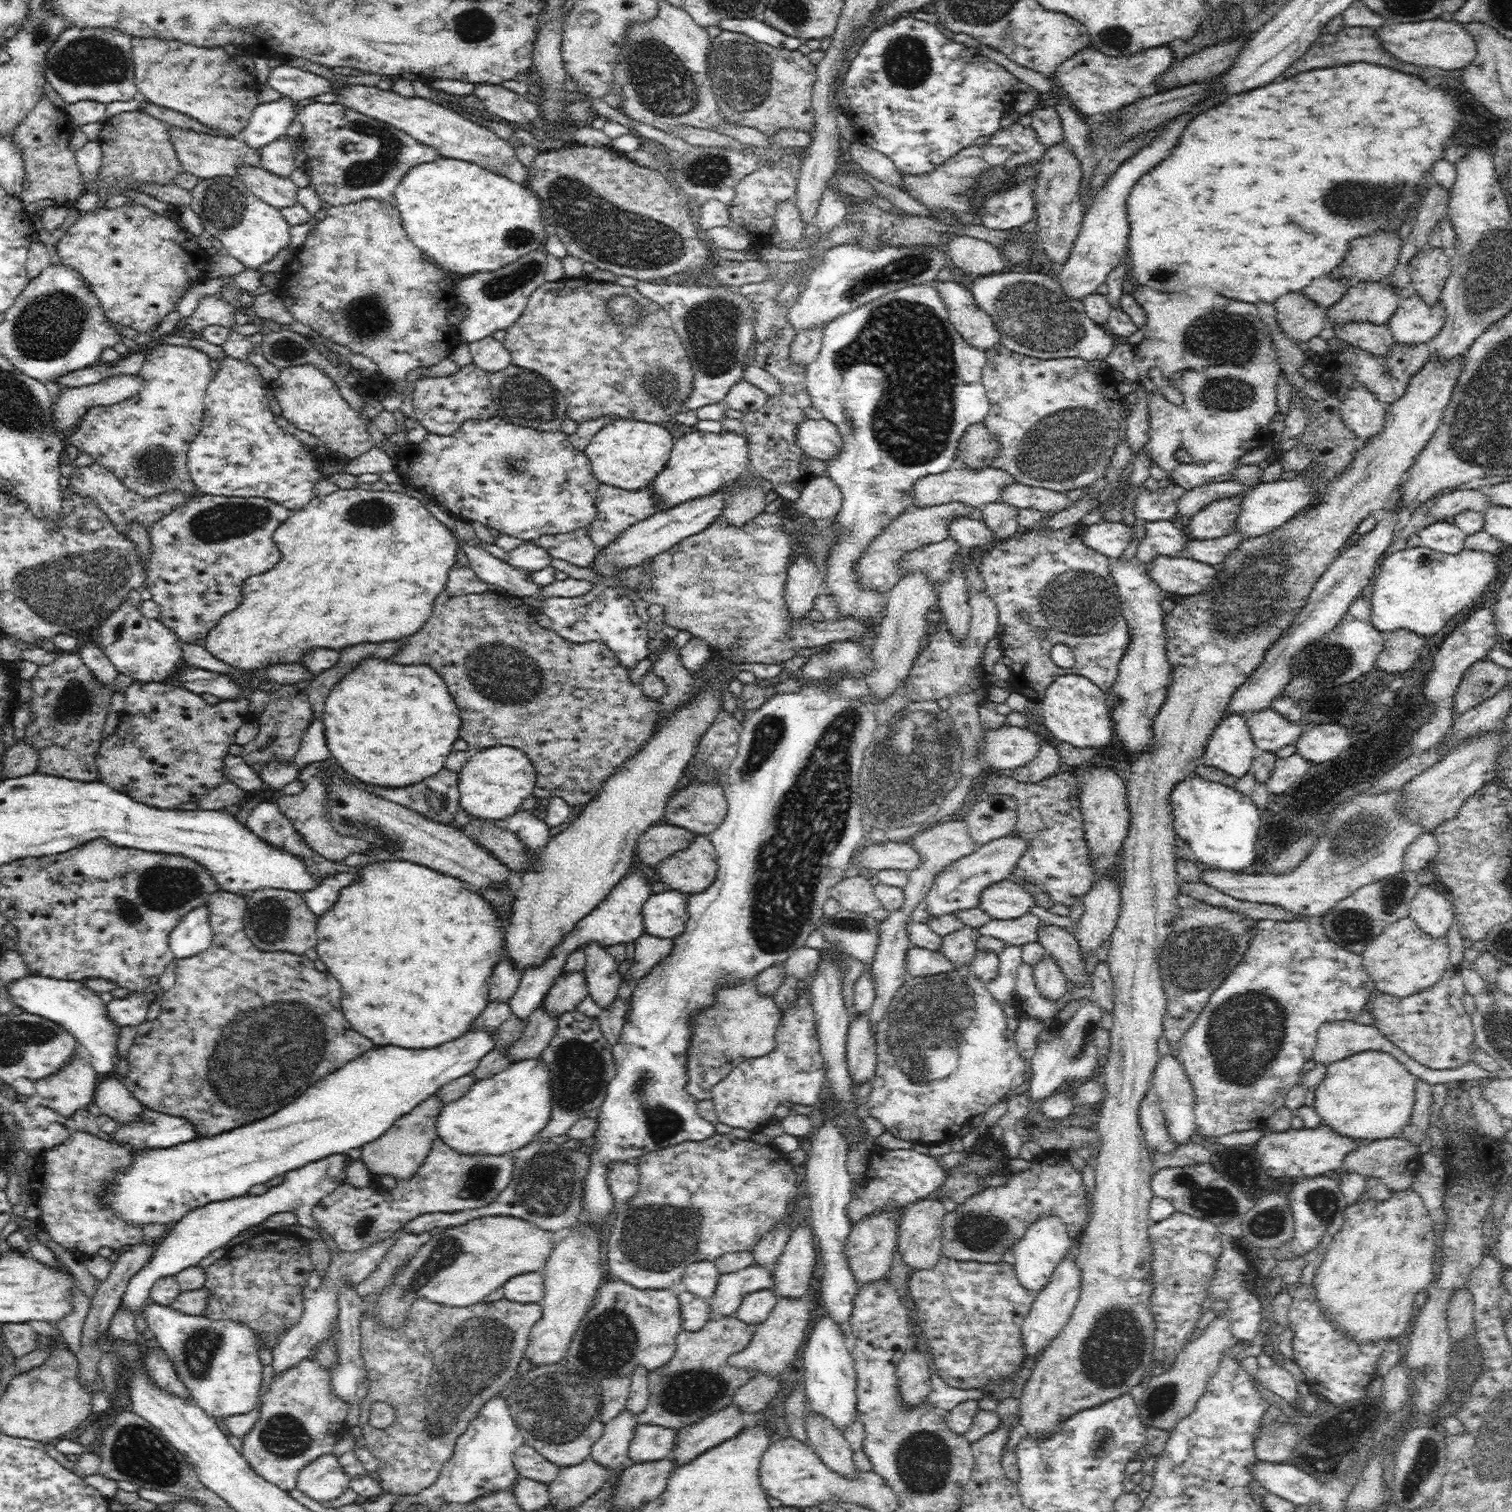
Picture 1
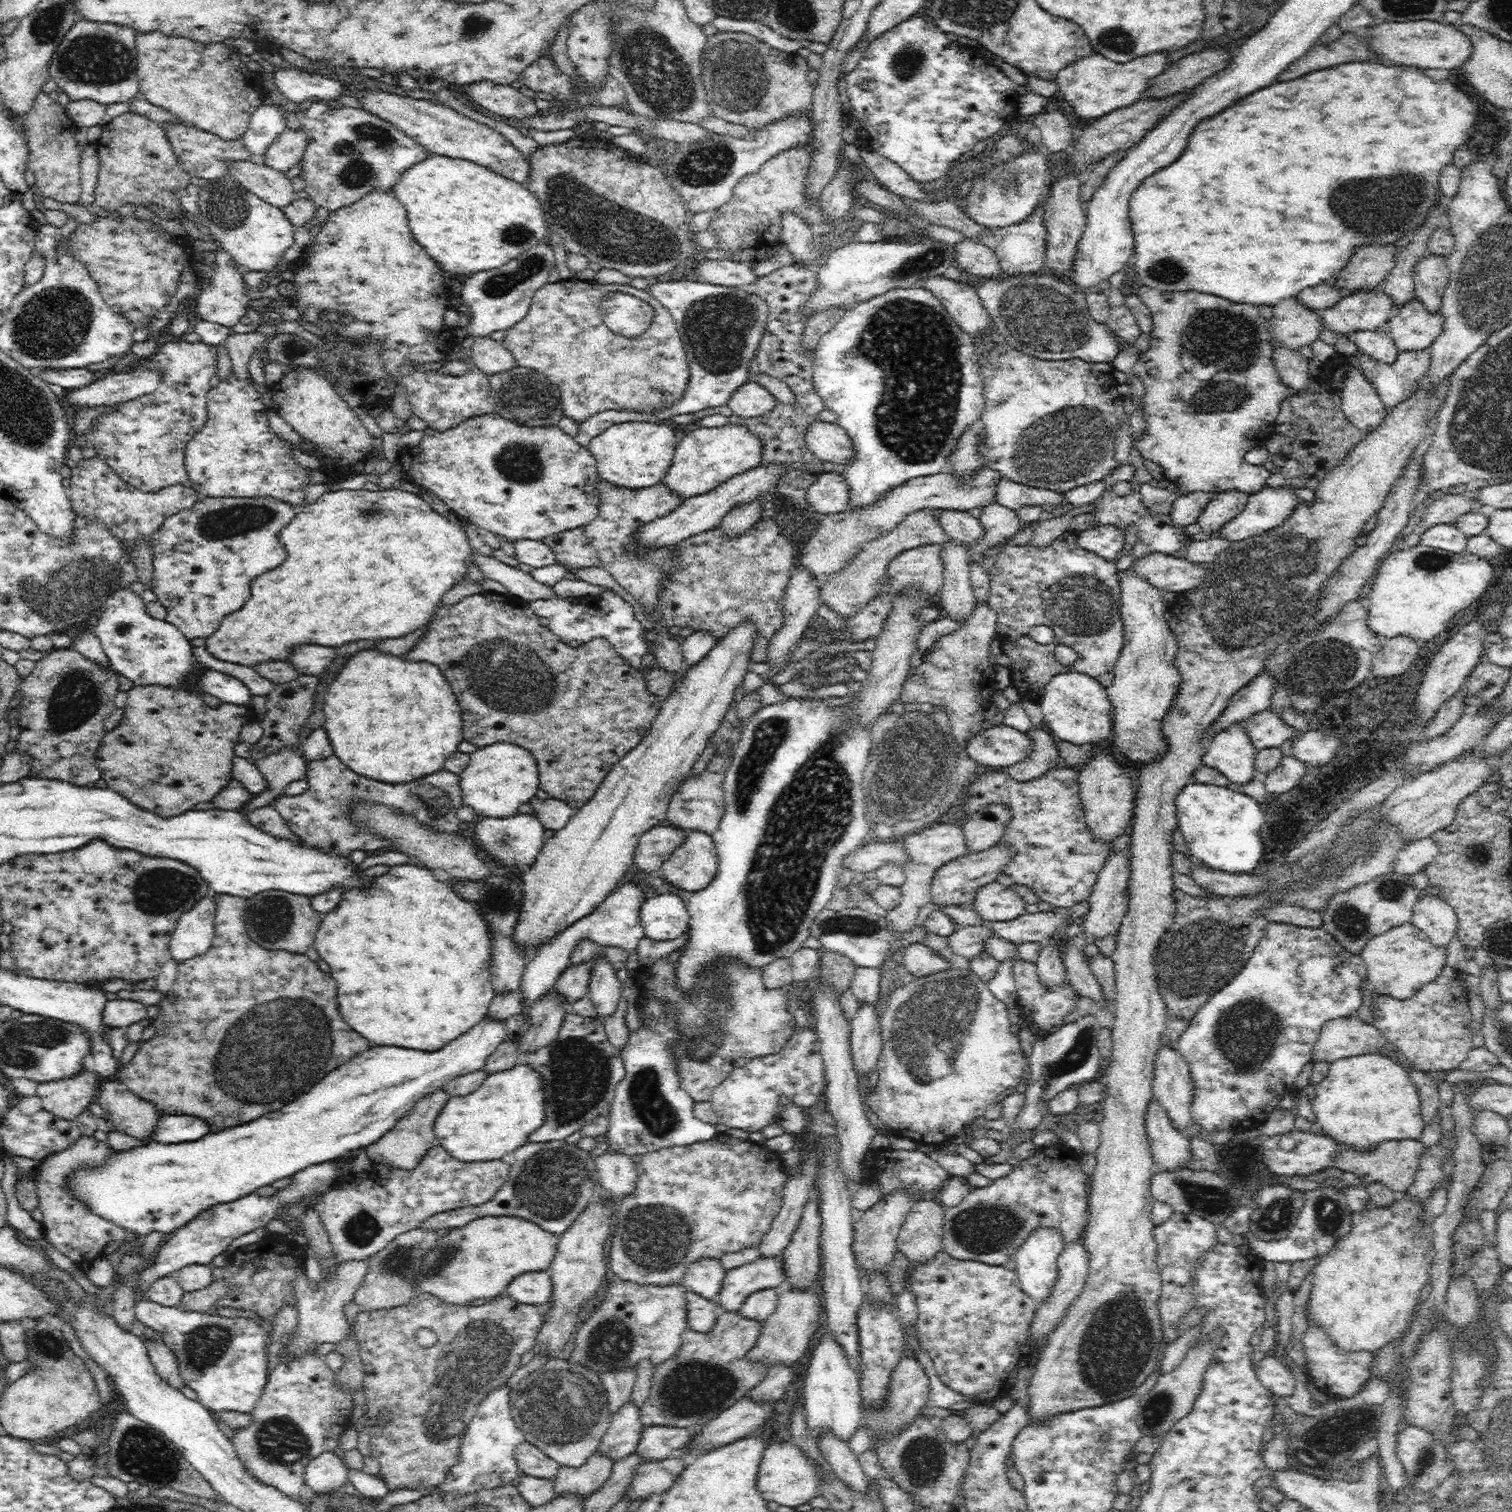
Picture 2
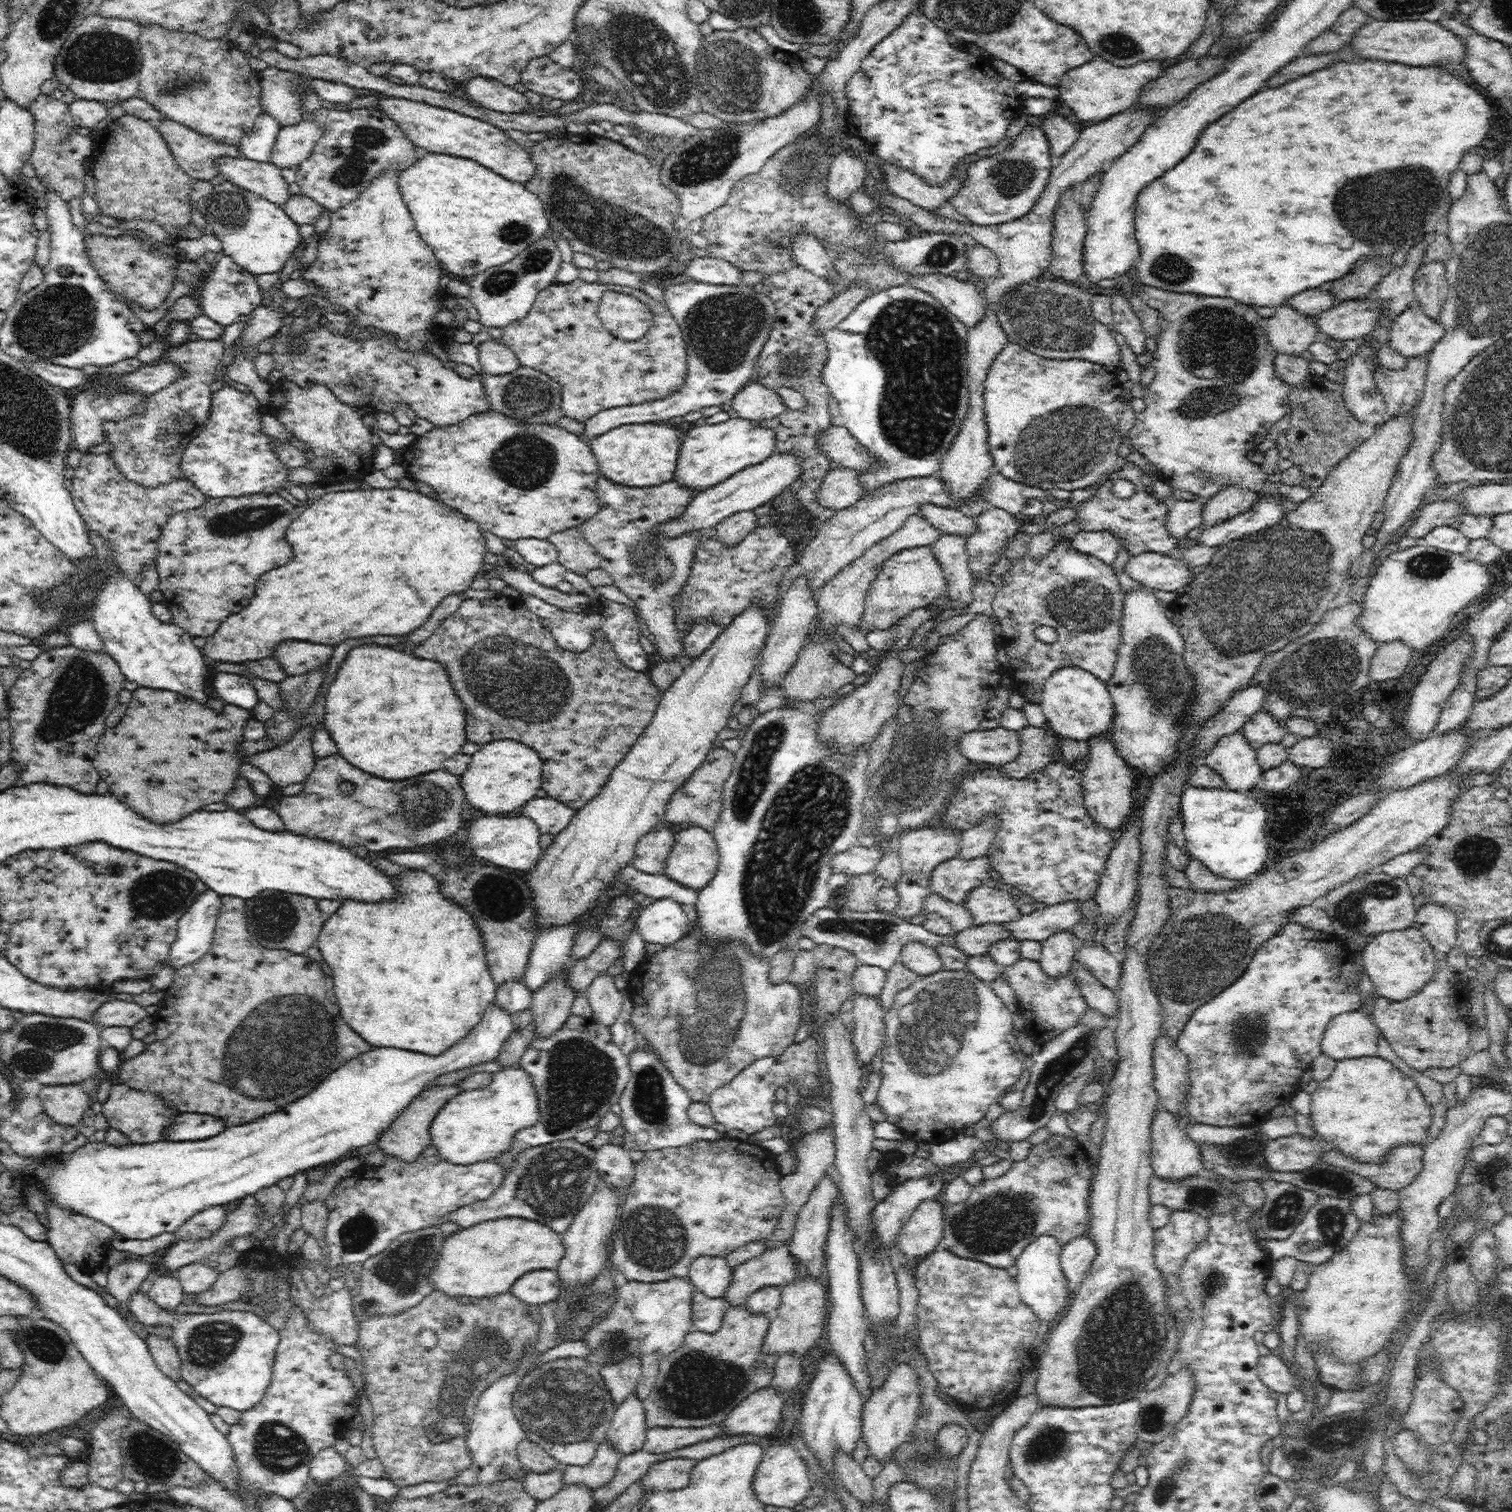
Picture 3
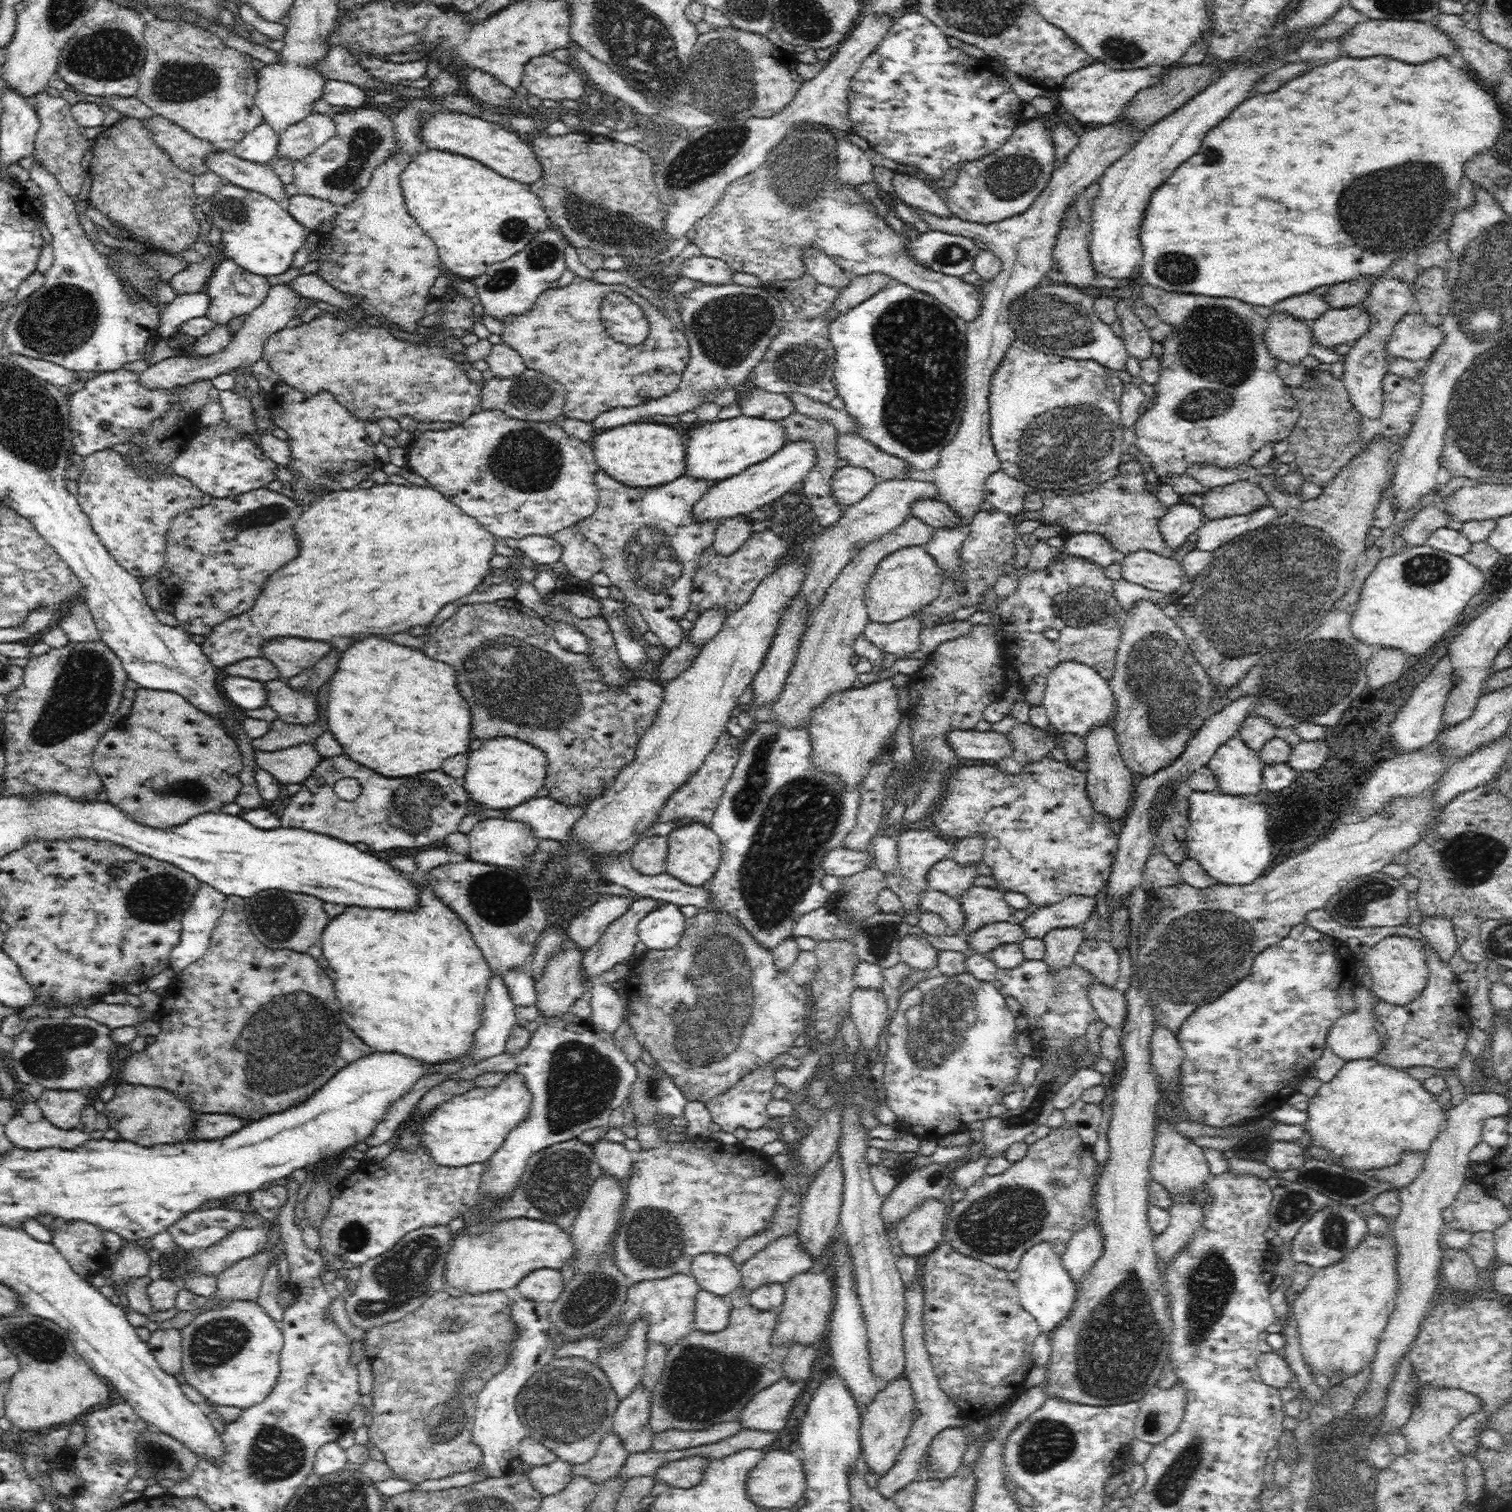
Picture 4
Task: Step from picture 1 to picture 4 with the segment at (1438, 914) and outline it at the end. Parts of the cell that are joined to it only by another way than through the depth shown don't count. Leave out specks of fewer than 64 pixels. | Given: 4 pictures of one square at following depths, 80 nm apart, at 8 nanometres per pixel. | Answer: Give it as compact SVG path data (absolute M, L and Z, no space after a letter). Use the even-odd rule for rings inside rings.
M1424 917L1417 929L1423 934L1426 943L1438 953L1440 960L1449 964L1458 949L1452 921L1446 917Z

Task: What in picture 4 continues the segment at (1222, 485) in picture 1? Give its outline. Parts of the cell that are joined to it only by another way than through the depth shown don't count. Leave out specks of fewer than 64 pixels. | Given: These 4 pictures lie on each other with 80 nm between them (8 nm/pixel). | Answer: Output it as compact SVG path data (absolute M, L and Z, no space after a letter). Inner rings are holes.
M1179 502L1169 507L1159 526L1167 548L1170 548L1170 550L1179 549L1186 542L1186 538L1197 532L1204 521L1205 517L1202 510L1196 508L1196 506Z

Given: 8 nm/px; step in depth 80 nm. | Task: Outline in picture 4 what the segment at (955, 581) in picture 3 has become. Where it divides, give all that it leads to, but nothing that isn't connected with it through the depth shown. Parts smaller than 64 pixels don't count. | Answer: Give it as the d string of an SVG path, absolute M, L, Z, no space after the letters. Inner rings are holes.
M1121 119L1116 120L1116 122L1112 124L1106 124L1103 127L1088 129L1079 137L1076 148L1070 152L1071 154L1066 158L1066 161L1062 162L1062 164L1056 164L1046 188L1042 191L1042 194L1034 200L1030 205L1030 208L1021 215L1012 215L1008 219L1001 220L997 223L980 224L962 220L956 215L942 218L935 214L924 212L914 206L910 206L916 210L917 214L919 214L927 224L929 224L930 230L938 230L943 233L955 234L984 242L989 250L1002 261L1001 270L998 273L998 276L995 276L980 288L981 307L979 315L972 322L967 323L965 412L961 418L961 424L956 436L954 436L954 439L950 444L942 449L938 464L933 468L933 483L937 486L938 493L940 493L940 499L954 510L954 513L961 518L961 523L953 527L935 529L929 543L924 547L934 557L936 564L943 570L943 573L950 575L950 579L956 581L956 587L958 587L960 593L963 593L963 582L965 581L965 574L963 574L963 568L961 568L959 555L960 547L970 532L969 523L972 518L974 518L974 515L980 511L980 507L985 502L986 479L1000 469L1000 459L998 459L996 450L991 442L988 398L991 394L991 381L993 380L994 374L998 371L1002 360L1005 360L1004 356L1006 356L1006 350L1010 348L1010 344L1016 339L1014 327L1008 323L1010 304L1013 304L1014 300L1020 298L1024 292L1036 288L1036 286L1040 284L1040 280L1042 280L1044 276L1047 276L1053 263L1054 244L1056 244L1056 236L1058 236L1058 232L1060 232L1060 224L1062 224L1062 220L1064 220L1064 212L1066 212L1066 208L1070 207L1070 204L1073 204L1076 201L1079 194L1085 193L1087 186L1094 184L1094 182L1099 182L1099 179L1104 174L1105 170L1126 154L1126 151L1128 151L1134 144L1136 138L1138 138L1137 130L1135 130L1133 126L1129 126L1127 122L1121 122Z

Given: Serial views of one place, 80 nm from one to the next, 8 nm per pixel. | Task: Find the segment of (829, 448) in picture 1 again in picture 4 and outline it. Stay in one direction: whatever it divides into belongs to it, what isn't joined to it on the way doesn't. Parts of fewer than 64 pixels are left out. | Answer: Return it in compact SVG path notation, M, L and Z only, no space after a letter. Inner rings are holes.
M854 434L837 435L838 458L848 460L853 467L870 469L879 480L908 478L908 463L876 447L874 444Z

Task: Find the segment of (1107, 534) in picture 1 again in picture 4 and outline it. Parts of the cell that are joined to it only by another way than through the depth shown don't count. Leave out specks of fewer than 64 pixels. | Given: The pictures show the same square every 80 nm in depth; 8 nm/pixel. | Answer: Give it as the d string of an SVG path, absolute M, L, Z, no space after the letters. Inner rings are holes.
M1082 532L1074 535L1067 535L1065 543L1058 550L1061 556L1079 556L1099 564L1102 568L1114 564L1120 556L1105 536L1096 532Z

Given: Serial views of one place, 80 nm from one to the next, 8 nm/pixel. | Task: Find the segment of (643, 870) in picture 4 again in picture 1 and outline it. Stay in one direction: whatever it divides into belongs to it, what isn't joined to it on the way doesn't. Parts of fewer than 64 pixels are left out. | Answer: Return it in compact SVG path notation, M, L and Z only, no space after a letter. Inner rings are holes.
M670 823L652 825L640 836L636 859L649 867L658 867L672 854L689 848L696 835L691 830Z

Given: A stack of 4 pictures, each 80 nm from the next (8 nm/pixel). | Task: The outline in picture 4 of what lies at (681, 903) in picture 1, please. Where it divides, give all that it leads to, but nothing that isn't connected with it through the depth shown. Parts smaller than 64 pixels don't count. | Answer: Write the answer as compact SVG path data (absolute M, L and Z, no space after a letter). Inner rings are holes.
M663 903L638 924L639 940L650 950L674 948L682 938L686 926L683 910L671 903Z

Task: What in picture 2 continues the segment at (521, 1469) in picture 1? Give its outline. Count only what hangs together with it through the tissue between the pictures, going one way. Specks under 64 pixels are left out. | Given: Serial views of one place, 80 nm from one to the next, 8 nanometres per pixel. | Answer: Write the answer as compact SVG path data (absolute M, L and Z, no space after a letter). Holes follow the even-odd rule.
M524 1441L514 1451L514 1457L519 1470L525 1475L552 1479L561 1468L558 1462L551 1460L536 1444Z

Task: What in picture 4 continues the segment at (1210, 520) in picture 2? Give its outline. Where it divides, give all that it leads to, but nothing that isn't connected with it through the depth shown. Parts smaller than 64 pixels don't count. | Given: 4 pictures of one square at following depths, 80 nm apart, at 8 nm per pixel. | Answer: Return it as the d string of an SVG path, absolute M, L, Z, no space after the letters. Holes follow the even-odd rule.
M1239 480L1206 492L1201 508L1205 520L1246 515L1271 506L1269 495L1255 480Z

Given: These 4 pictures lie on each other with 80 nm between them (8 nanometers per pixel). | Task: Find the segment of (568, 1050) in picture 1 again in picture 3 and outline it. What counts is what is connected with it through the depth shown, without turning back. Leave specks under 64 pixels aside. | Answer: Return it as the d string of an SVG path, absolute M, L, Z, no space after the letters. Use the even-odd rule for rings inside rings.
M572 1016L567 1027L558 1029L552 1036L531 1037L531 1044L518 1066L531 1076L538 1093L539 1119L536 1126L514 1134L509 1151L496 1158L506 1173L514 1168L514 1158L522 1150L573 1139L577 1132L597 1127L602 1117L610 1112L612 1104L618 1104L626 1082L632 1076L628 1057L612 1042L607 1026L600 1026L600 1036L594 1032L592 1040L586 1038L584 1030L590 1030L585 1026L586 1022L584 1017Z

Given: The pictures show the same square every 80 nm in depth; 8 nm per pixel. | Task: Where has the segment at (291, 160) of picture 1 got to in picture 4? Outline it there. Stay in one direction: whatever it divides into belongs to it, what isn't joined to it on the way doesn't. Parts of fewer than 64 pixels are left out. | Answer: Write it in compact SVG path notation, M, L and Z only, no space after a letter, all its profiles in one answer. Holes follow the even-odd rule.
M312 112L291 124L279 135L277 156L285 160L304 160L315 148L330 140L336 132L332 115Z

